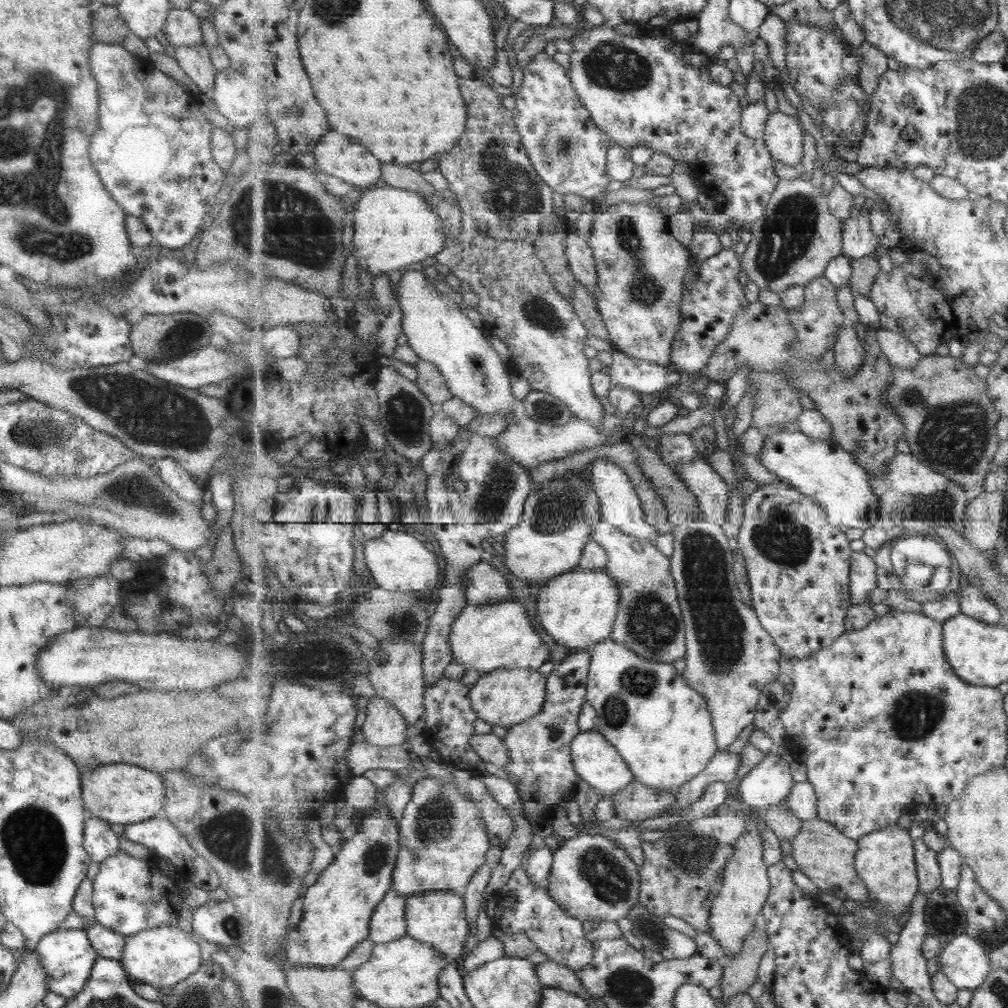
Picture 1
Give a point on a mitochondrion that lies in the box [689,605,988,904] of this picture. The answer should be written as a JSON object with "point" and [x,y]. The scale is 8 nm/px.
{"point":[913,715]}

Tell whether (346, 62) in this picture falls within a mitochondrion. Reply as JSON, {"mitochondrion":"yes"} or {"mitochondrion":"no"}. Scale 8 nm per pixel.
{"mitochondrion":"no"}

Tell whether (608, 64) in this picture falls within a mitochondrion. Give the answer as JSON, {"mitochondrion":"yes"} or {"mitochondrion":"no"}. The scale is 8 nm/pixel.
{"mitochondrion":"yes"}

